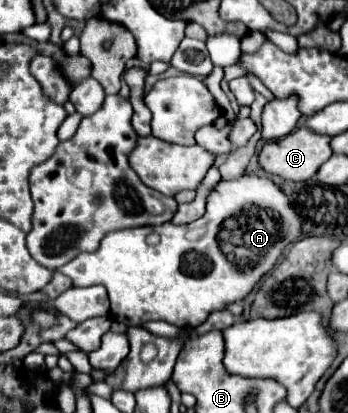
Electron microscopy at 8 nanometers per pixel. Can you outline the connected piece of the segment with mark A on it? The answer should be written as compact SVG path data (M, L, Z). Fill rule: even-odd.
M241 175L231 181L219 181L207 195L207 211L201 219L189 225L163 223L157 227L121 229L109 233L95 253L81 253L77 259L59 271L73 279L75 287L89 287L95 283L105 285L111 299L111 319L125 325L141 325L145 321L163 319L171 325L199 327L209 313L225 309L231 303L243 301L261 277L273 269L281 253L301 237L301 219L293 209L291 197L285 195L267 177ZM155 233L155 243L147 241Z

